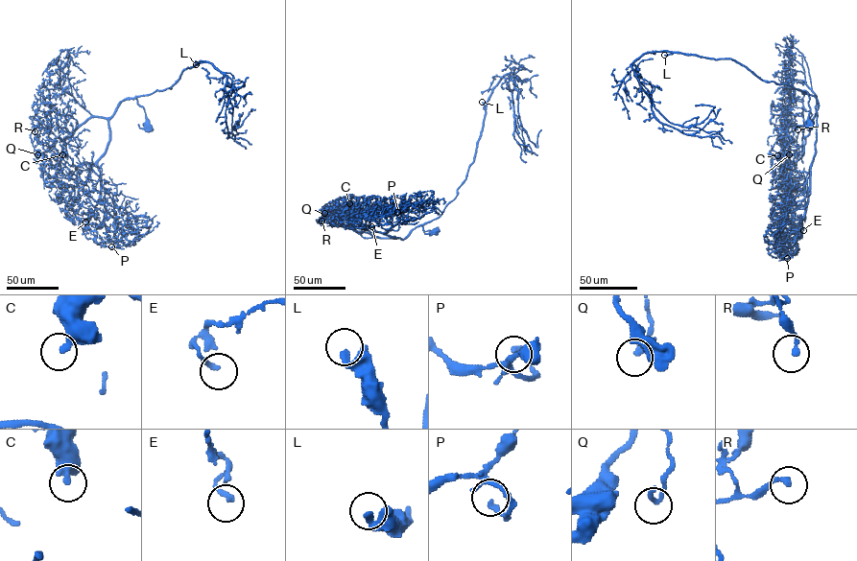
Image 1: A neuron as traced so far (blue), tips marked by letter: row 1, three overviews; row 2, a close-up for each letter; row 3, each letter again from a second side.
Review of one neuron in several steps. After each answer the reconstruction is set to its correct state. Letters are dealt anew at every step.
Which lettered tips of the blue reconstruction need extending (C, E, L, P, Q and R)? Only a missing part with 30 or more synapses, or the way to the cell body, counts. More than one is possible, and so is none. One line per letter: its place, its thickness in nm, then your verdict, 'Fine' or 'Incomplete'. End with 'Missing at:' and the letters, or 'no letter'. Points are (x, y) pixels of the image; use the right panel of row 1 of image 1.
C: Place: (777, 155). Thickness 400 nm. Fine
E: Place: (803, 230). Thickness 190 nm. Fine
L: Place: (664, 55). Thickness 240 nm. Fine
P: Place: (787, 258). Thickness 190 nm. Fine
Q: Place: (789, 154). Thickness 200 nm. Fine
R: Place: (797, 129). Thickness 190 nm. Fine
Missing at: no letter

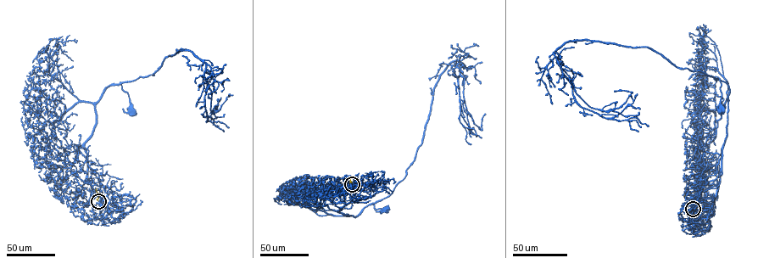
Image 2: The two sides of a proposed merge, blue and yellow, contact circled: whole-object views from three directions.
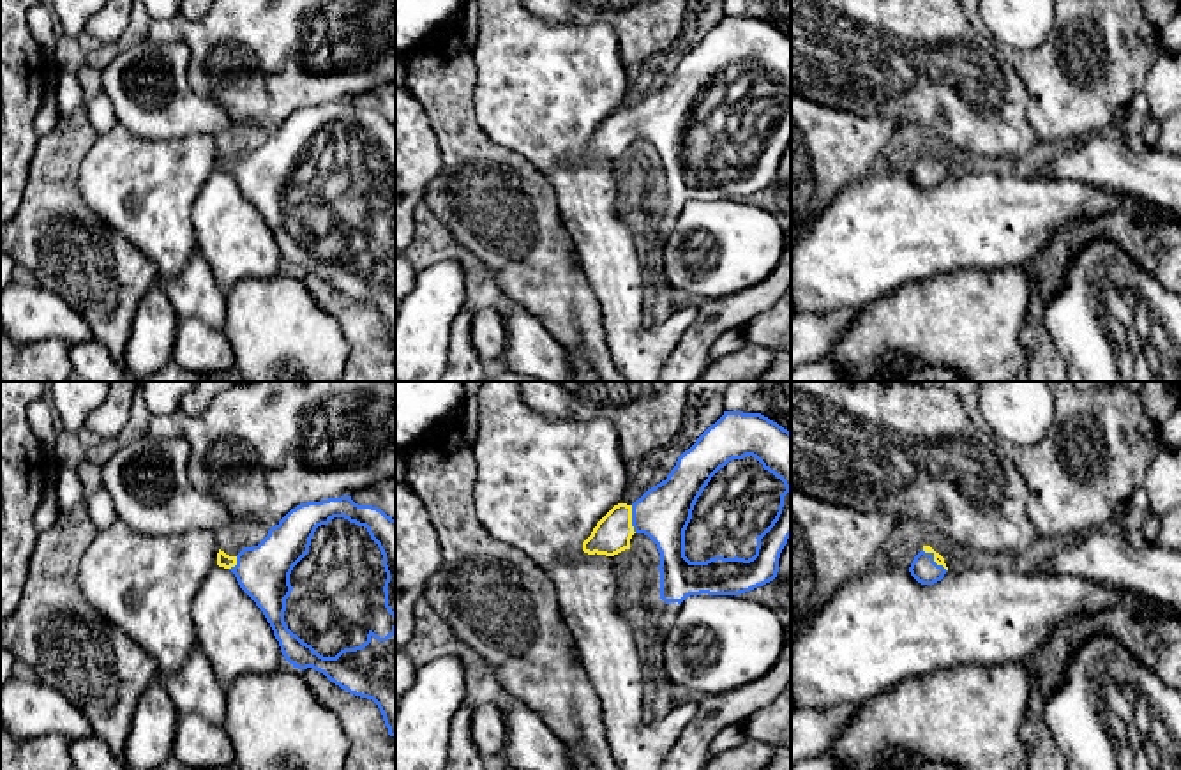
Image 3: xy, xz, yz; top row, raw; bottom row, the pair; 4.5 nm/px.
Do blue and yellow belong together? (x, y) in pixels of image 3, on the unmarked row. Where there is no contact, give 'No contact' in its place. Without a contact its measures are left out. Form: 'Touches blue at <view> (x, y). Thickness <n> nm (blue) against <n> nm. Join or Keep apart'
Touches blue at yz (932, 163). Thickness 120 nm (blue) against 50 nm. Join

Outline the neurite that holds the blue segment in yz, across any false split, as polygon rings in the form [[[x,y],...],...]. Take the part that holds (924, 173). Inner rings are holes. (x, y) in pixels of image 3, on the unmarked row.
[[[923,150],[923,154],[914,161],[909,177],[921,189],[934,189],[944,182],[948,171],[939,157],[930,150]]]

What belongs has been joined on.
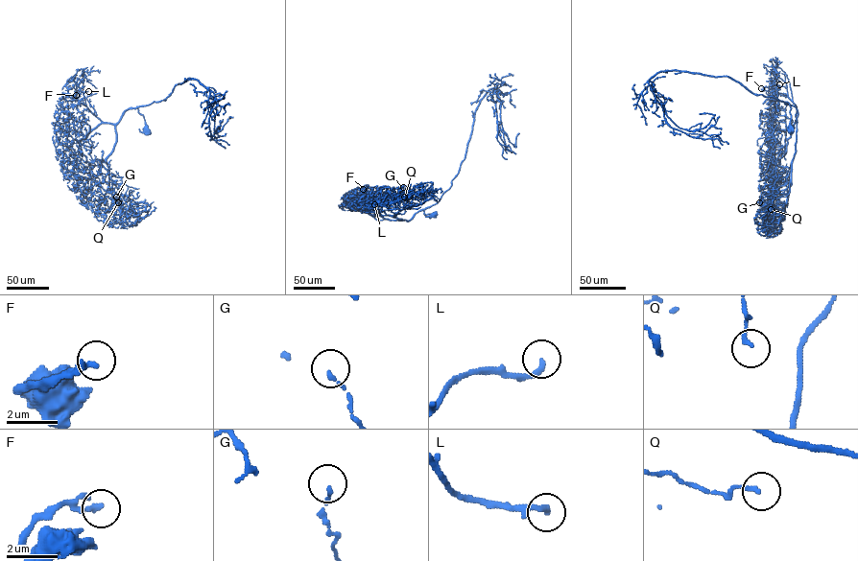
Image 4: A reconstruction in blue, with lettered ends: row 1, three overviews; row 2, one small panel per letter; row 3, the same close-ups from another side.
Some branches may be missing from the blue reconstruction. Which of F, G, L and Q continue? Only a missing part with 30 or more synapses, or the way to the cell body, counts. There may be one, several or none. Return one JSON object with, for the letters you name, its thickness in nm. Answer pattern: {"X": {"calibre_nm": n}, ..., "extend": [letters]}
{"F": {"calibre_nm": 260}, "L": {"calibre_nm": 220}, "extend": ["F", "L"]}

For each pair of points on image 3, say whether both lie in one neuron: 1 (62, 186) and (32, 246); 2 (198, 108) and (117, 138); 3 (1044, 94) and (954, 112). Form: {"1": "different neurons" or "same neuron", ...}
{"1": "same neuron", "2": "different neurons", "3": "different neurons"}

